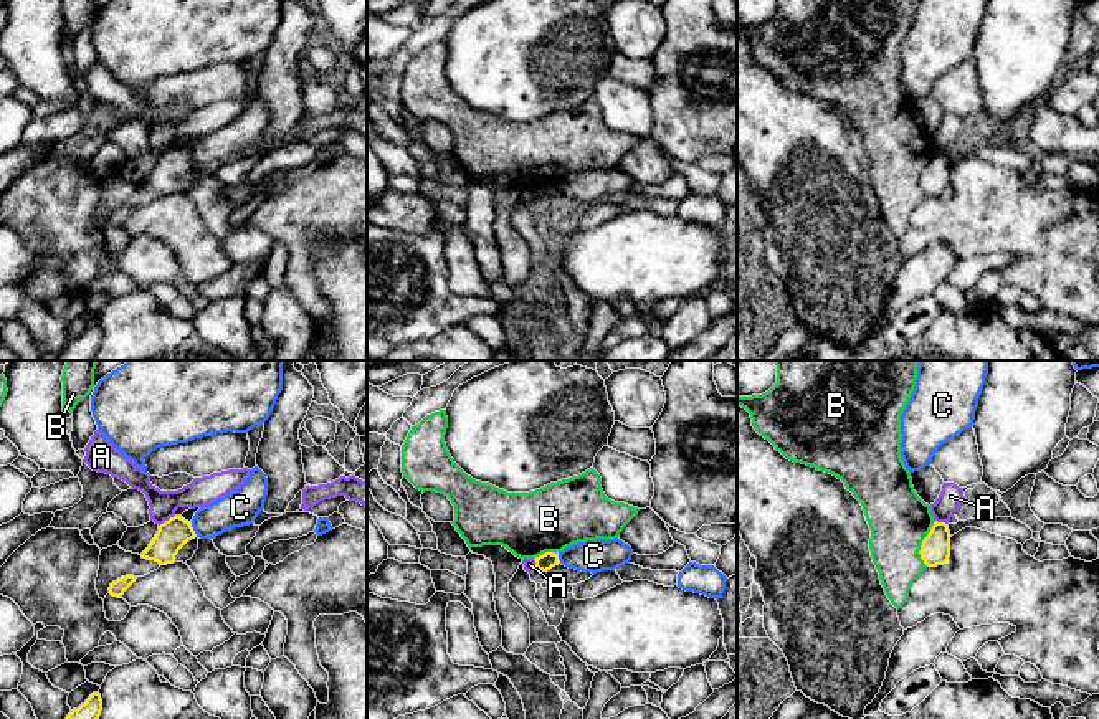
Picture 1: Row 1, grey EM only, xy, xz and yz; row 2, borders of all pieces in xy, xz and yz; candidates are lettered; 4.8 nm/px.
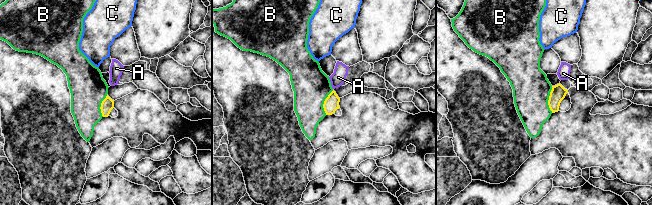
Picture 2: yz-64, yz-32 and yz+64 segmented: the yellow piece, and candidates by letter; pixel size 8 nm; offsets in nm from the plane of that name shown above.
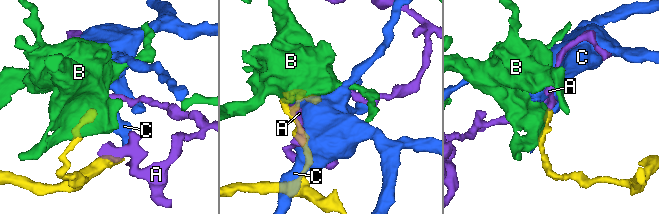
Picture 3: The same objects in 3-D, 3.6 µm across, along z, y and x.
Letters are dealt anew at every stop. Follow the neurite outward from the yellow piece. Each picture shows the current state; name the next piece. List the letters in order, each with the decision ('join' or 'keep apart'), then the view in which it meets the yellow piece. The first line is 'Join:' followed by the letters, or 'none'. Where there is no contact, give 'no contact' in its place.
Join: none
A: keep apart | xy
B: keep apart | yz
C: keep apart | xy

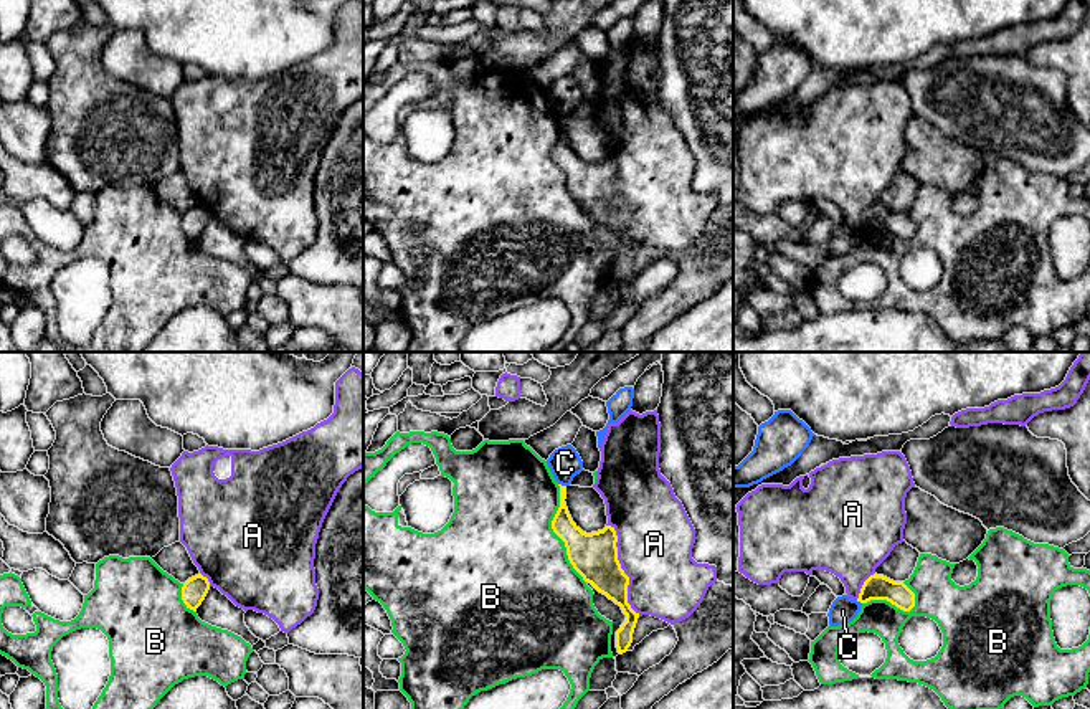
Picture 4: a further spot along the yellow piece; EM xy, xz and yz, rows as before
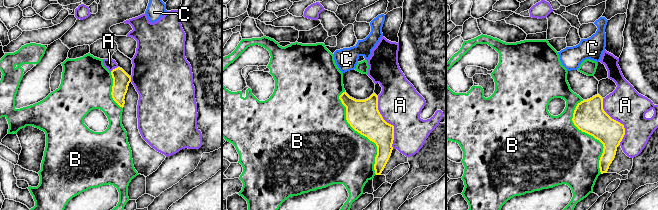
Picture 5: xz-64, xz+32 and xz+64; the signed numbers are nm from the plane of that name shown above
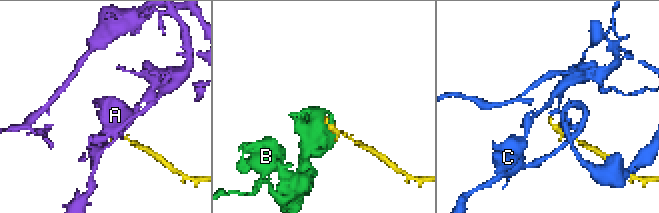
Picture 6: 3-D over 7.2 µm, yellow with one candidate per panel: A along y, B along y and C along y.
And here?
Join: none
A: keep apart | xz
B: keep apart | xz
C: keep apart | xz

